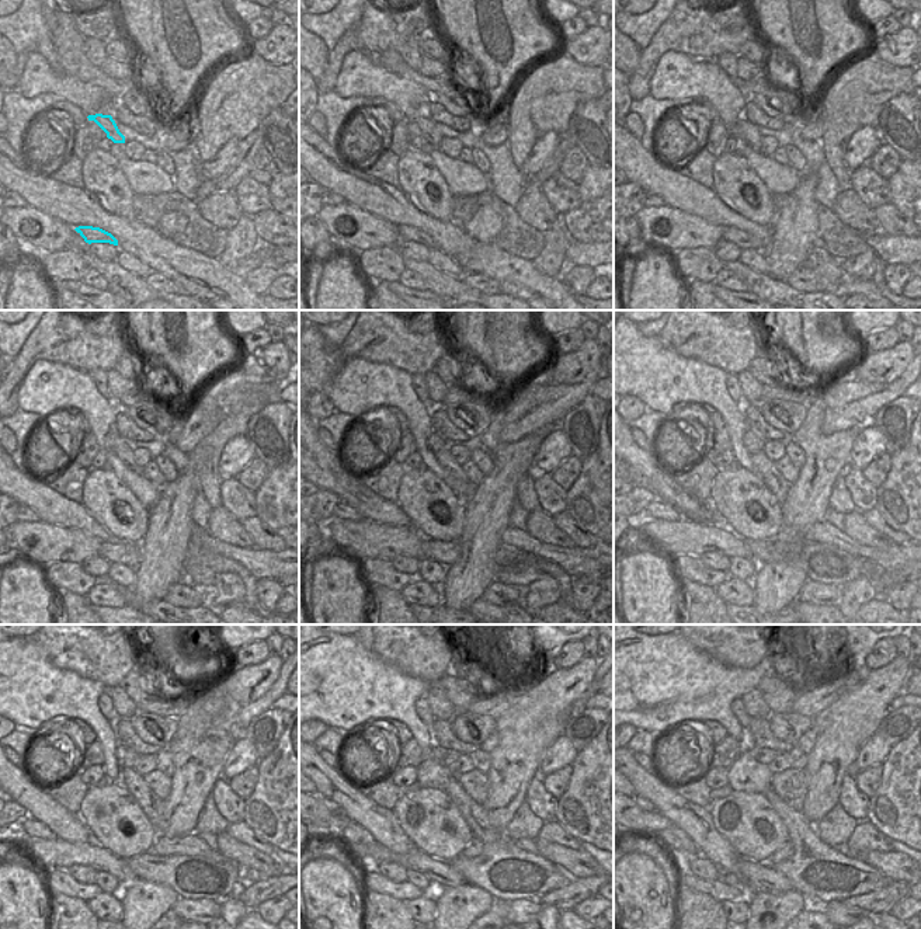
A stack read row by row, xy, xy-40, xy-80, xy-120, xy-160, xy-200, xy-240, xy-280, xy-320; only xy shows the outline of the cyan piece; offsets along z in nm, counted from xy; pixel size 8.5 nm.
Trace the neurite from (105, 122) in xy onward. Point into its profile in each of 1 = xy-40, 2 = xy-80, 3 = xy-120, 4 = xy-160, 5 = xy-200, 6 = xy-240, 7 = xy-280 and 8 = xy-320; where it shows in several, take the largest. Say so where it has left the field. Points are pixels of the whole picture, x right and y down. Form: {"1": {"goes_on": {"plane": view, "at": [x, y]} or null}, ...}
{"1": {"goes_on": {"plane": "xy-40", "at": [430, 132]}}, "2": {"goes_on": {"plane": "xy-80", "at": [749, 132]}}, "3": {"goes_on": {"plane": "xy-120", "at": [114, 442]}}, "4": {"goes_on": {"plane": "xy-160", "at": [465, 489]}}, "5": {"goes_on": {"plane": "xy-200", "at": [765, 469]}}, "6": {"goes_on": {"plane": "xy-240", "at": [153, 807]}}, "7": {"goes_on": {"plane": "xy-280", "at": [507, 872]}}, "8": {"goes_on": {"plane": "xy-320", "at": [815, 869]}}}

